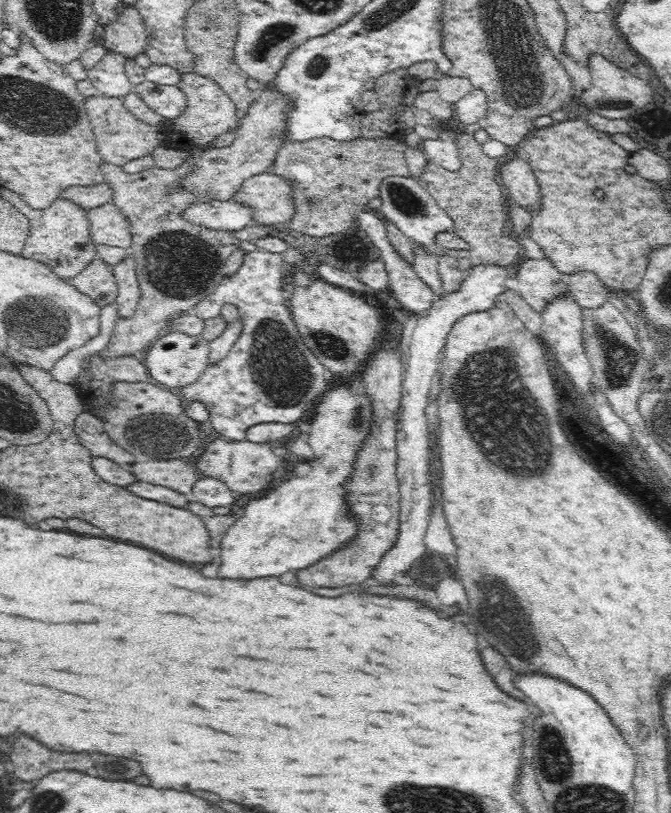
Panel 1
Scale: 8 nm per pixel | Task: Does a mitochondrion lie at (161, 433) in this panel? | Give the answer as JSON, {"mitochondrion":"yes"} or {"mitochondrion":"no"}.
{"mitochondrion":"yes"}

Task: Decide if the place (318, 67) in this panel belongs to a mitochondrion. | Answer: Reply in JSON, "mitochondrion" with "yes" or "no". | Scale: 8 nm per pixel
{"mitochondrion":"yes"}

